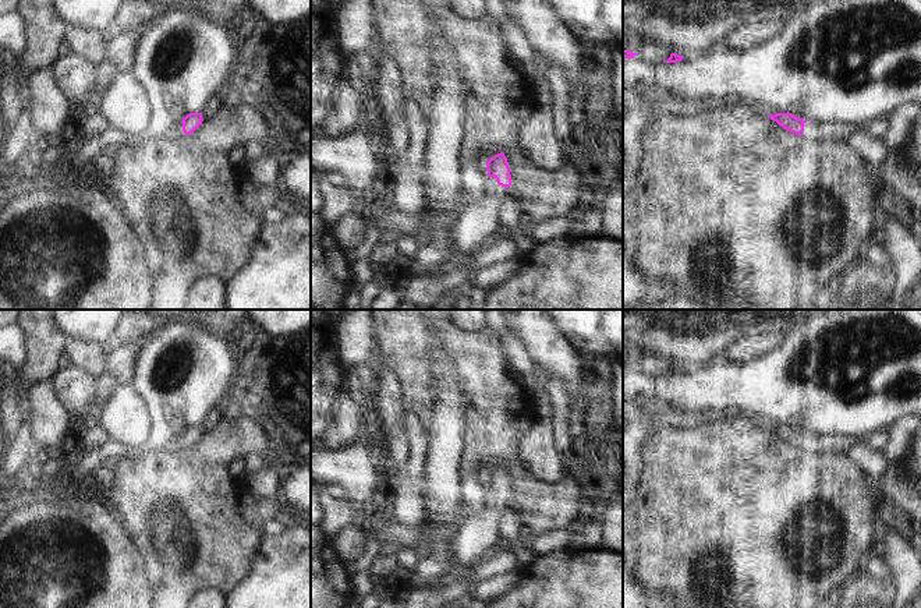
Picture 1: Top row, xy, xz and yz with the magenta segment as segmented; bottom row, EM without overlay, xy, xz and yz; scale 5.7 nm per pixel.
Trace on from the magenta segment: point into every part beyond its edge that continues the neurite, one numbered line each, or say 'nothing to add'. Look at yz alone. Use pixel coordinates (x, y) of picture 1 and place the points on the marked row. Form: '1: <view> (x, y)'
1: yz (813, 130).

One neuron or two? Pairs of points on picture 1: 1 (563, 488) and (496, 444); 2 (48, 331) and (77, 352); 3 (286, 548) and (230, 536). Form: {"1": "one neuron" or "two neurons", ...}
{"1": "one neuron", "2": "two neurons", "3": "two neurons"}

